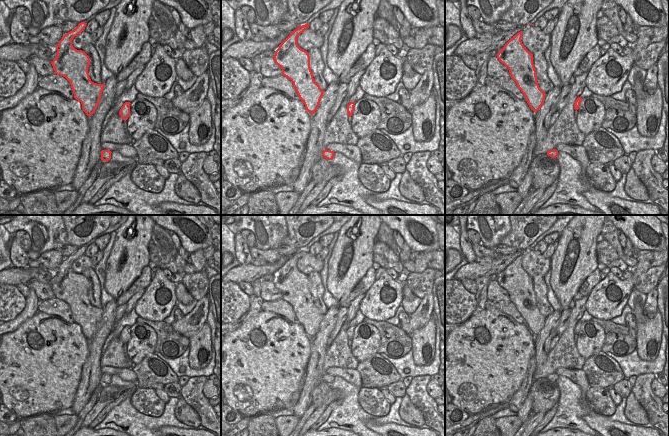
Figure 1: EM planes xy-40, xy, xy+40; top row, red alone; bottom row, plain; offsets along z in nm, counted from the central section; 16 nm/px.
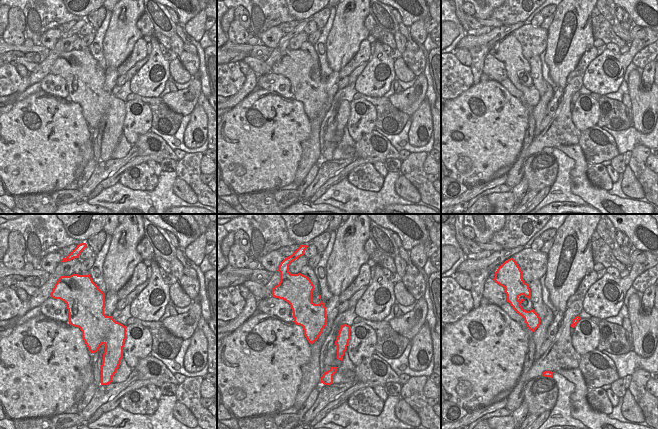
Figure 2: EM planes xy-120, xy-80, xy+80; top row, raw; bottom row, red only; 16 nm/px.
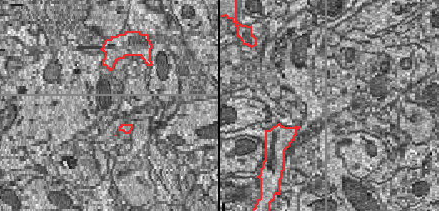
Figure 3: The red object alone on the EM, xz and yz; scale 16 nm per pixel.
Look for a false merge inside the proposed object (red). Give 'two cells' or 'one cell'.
one cell

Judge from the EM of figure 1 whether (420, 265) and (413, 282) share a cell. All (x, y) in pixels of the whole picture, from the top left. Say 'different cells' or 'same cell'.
different cells

